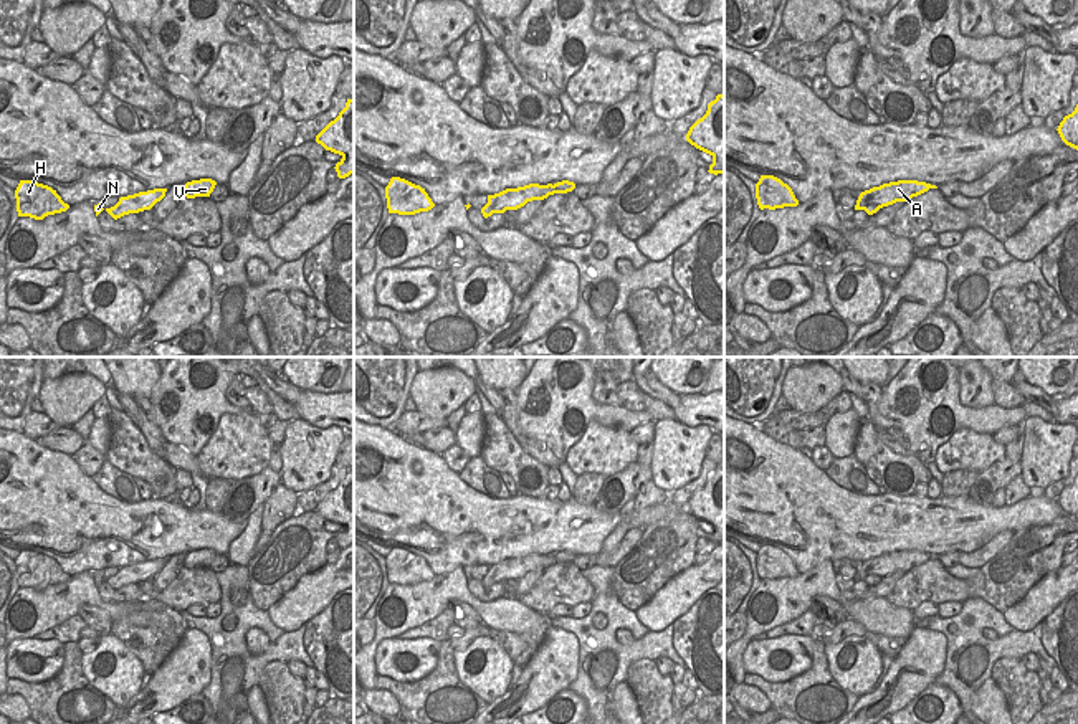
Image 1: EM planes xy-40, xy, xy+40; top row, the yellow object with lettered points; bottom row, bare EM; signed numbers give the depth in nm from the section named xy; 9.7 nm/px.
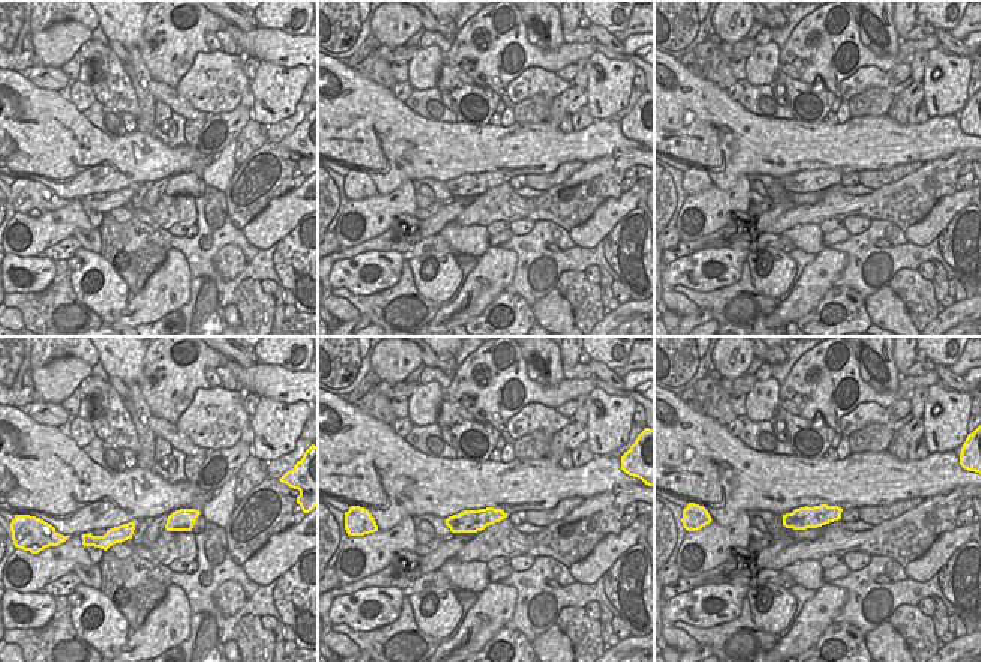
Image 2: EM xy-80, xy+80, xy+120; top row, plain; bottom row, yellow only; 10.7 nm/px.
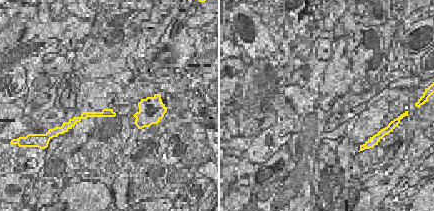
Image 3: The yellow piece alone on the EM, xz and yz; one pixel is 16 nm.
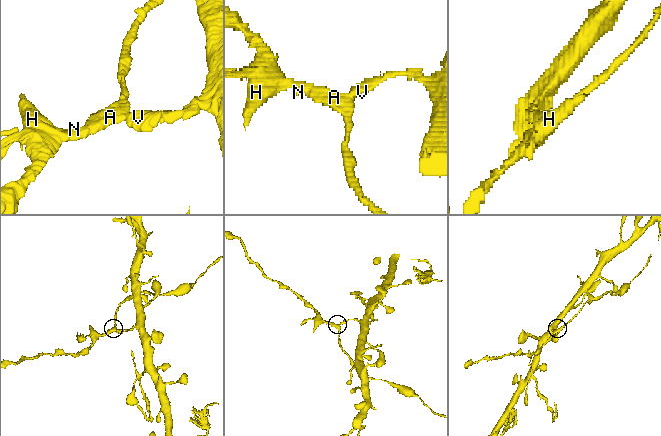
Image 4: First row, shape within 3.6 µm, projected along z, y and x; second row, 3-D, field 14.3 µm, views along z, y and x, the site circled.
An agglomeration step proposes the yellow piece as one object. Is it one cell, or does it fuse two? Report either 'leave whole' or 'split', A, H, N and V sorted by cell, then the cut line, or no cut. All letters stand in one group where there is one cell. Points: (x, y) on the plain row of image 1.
split; A H N / V; cut in xy along (554, 554), (556, 562)

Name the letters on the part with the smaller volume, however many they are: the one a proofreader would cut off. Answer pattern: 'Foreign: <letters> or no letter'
Foreign: A, H, N

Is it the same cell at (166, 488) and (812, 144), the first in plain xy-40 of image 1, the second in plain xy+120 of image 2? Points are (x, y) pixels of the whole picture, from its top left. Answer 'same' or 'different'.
different

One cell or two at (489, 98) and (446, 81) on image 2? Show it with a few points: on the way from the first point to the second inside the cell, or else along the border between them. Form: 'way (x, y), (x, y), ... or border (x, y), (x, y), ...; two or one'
way (479, 93), (456, 89); one

